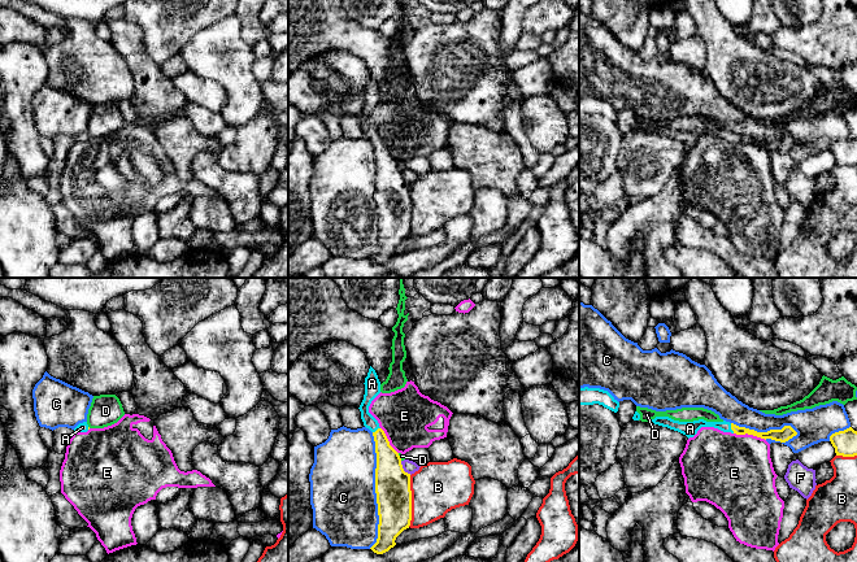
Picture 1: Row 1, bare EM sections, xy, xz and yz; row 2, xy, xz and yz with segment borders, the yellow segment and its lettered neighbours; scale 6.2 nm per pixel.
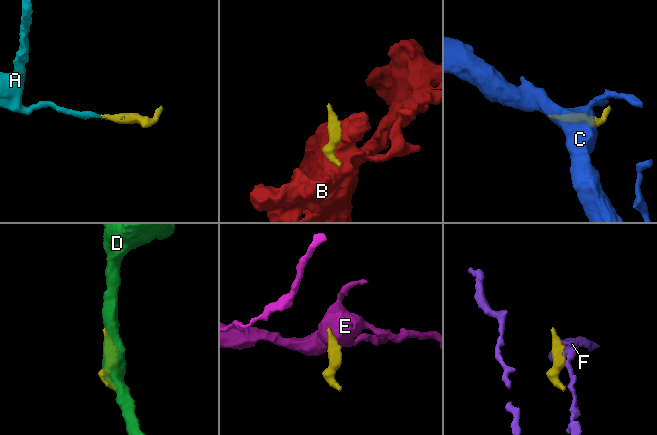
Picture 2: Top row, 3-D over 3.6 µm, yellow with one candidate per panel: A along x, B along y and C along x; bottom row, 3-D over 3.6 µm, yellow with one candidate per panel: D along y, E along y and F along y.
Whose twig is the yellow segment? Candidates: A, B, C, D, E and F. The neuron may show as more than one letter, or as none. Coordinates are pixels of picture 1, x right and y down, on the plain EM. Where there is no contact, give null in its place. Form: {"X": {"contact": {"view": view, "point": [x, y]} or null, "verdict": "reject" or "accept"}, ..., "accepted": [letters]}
{"A": {"contact": {"view": "yz", "point": [731, 138]}, "verdict": "accept"}, "B": {"contact": {"view": "xz", "point": [410, 210]}, "verdict": "reject"}, "C": {"contact": {"view": "xz", "point": [375, 200]}, "verdict": "reject"}, "D": {"contact": {"view": "xz", "point": [399, 166]}, "verdict": "reject"}, "E": {"contact": {"view": "yz", "point": [749, 143]}, "verdict": "reject"}, "F": {"contact": {"view": "xz", "point": [403, 178]}, "verdict": "reject"}, "accepted": ["A"]}

